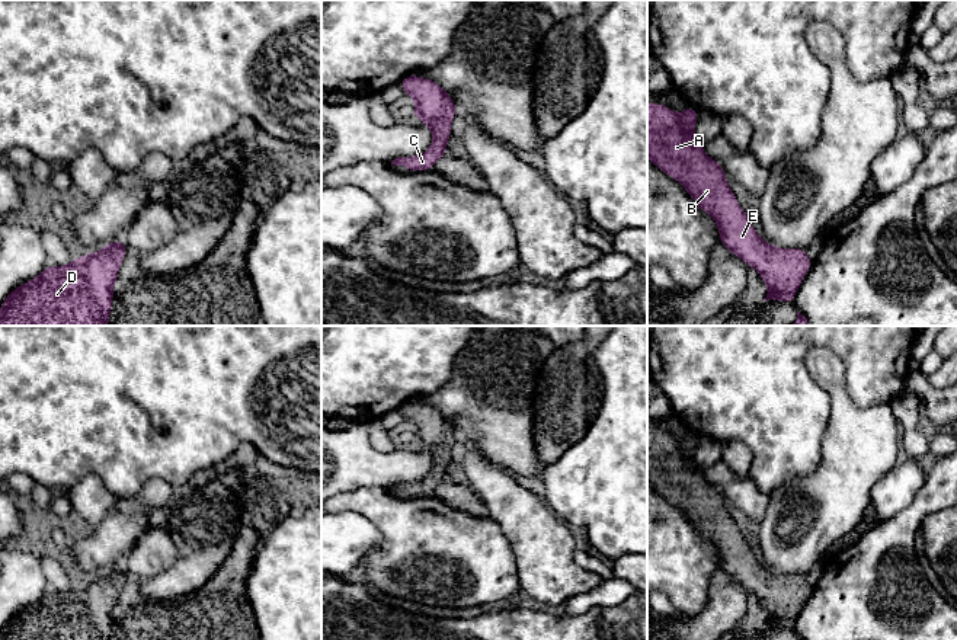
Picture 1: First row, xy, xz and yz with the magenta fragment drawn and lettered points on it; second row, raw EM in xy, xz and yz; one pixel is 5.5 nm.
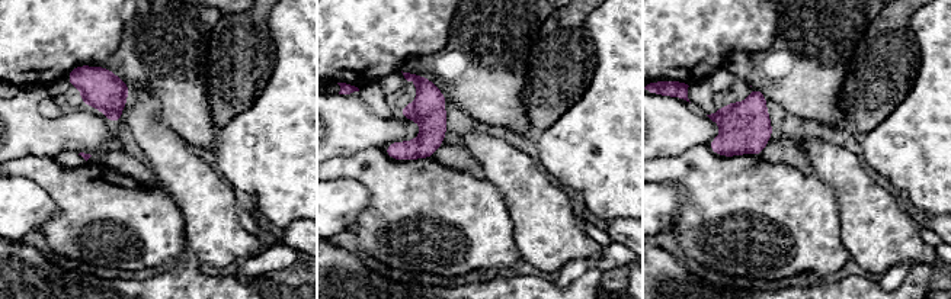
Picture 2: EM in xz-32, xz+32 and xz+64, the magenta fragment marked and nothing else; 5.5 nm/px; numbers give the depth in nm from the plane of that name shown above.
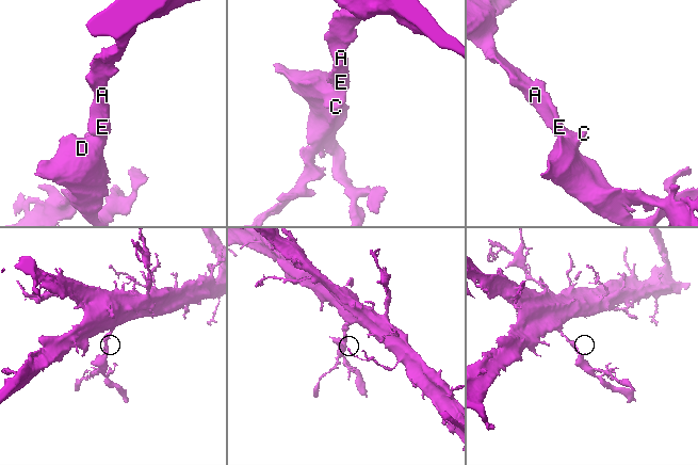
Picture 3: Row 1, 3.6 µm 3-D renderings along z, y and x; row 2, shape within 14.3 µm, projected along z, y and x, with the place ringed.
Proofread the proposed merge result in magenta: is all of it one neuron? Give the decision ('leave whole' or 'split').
leave whole

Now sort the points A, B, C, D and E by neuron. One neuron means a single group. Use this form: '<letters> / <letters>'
A B C D E

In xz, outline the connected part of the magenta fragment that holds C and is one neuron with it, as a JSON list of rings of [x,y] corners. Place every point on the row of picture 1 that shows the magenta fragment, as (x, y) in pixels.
[[[409,74],[399,84],[406,95],[416,99],[412,113],[432,131],[433,141],[425,154],[397,157],[391,164],[406,166],[410,172],[433,169],[438,159],[447,154],[451,119],[457,113],[455,103],[442,86],[429,79]]]

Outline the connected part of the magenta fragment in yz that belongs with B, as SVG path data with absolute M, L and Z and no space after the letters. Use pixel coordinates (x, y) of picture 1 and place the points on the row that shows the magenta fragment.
M647 102L647 157L652 163L682 183L695 204L708 212L716 221L723 243L734 256L759 271L759 276L768 285L768 300L780 300L794 304L794 295L812 262L804 249L784 250L762 240L748 215L740 208L726 180L726 173L718 161L705 156L702 144L694 135L698 109L686 108L684 113L673 113L668 106Z

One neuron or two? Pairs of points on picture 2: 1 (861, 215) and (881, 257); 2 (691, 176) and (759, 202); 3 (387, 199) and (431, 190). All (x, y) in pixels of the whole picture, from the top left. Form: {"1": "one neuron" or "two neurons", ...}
{"1": "one neuron", "2": "one neuron", "3": "one neuron"}

